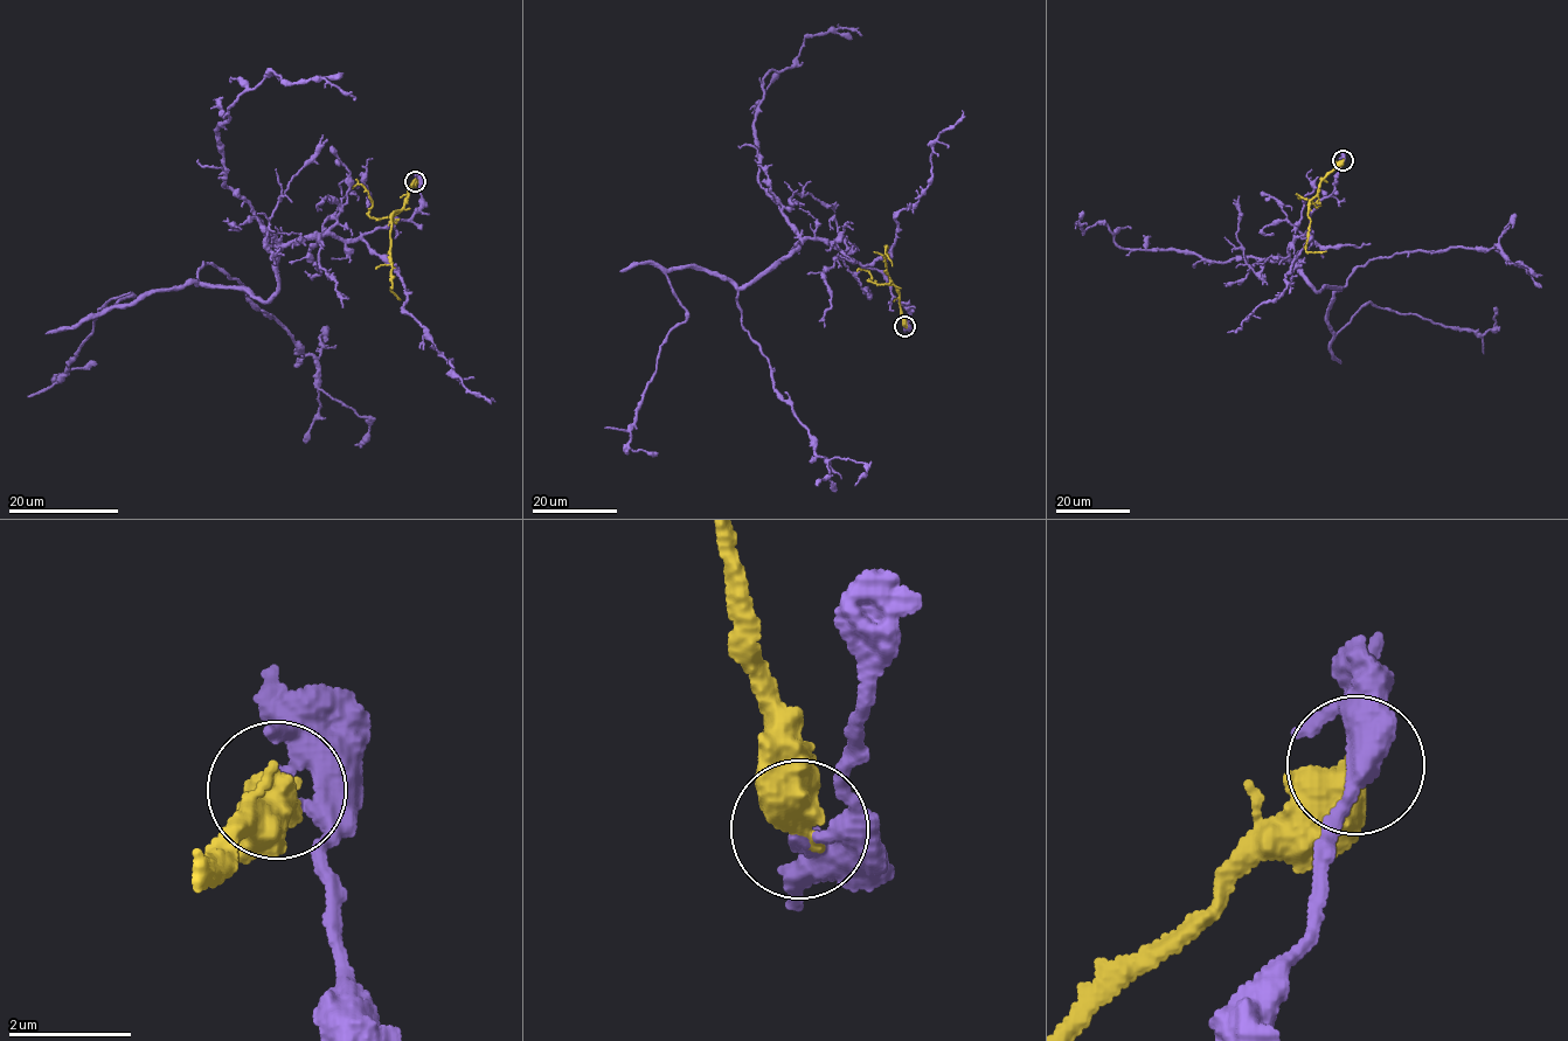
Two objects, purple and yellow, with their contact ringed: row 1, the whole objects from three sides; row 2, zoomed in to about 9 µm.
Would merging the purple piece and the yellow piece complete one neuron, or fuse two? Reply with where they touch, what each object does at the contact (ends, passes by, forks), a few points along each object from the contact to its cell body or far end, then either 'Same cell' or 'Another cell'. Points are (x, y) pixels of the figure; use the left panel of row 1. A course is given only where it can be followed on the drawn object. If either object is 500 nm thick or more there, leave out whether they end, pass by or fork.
Place: (415, 181). Course of purple: (415, 181), (406, 220), (288, 243), (265, 302), (189, 282), (110, 299), (60, 382), (95, 361). Course of yellow: (415, 181), (408, 191), (403, 208), (393, 213), (392, 219), (392, 291), (400, 299). Another cell

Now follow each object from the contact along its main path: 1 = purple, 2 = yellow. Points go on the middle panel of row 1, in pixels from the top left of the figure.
1: (904, 326), (881, 272), (819, 238), (739, 287), (670, 270), (684, 321), (660, 346), (628, 449), (657, 455)
2: (904, 326), (899, 295), (886, 271), (887, 245), (886, 255), (892, 266)

